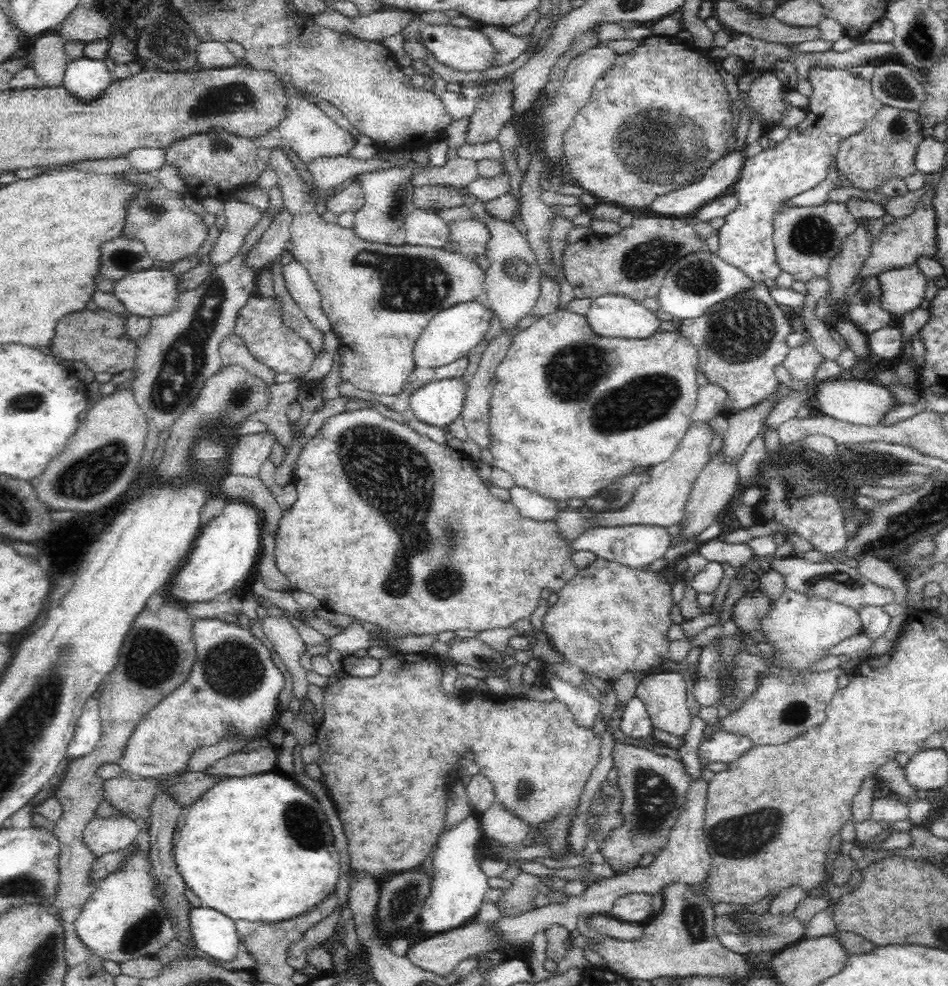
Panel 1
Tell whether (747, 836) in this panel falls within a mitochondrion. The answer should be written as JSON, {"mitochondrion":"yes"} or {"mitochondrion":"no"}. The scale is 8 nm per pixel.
{"mitochondrion":"yes"}

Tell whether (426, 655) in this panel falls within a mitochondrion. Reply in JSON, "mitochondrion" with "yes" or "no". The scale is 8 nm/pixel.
{"mitochondrion":"no"}

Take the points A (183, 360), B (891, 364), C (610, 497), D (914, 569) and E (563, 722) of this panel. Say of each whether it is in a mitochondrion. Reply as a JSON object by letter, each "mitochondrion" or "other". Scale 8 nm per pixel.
{"A":"mitochondrion","B":"other","C":"mitochondrion","D":"other","E":"other"}

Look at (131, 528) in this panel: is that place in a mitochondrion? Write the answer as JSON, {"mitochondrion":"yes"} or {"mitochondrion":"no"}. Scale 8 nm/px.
{"mitochondrion":"no"}

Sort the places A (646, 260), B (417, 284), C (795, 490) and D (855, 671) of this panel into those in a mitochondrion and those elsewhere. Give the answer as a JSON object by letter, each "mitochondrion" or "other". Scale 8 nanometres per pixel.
{"A":"mitochondrion","B":"mitochondrion","C":"mitochondrion","D":"other"}

